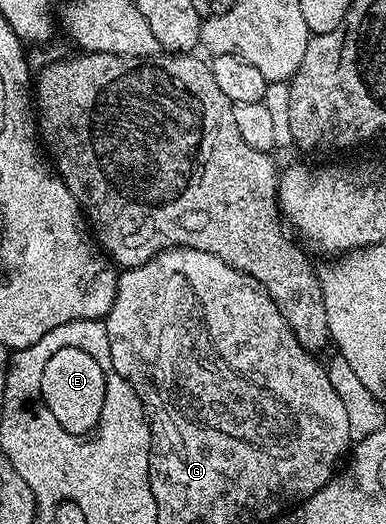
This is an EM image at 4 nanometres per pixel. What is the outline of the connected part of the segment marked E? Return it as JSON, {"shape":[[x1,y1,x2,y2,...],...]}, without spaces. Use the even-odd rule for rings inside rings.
{"shape":[[62,348,59,354,49,357,47,365,43,367,43,388,51,400,47,409,68,434,87,436,89,424,95,420,99,410,103,409,112,373,102,362,97,362,97,358,91,358,88,352,81,352,77,348]]}

